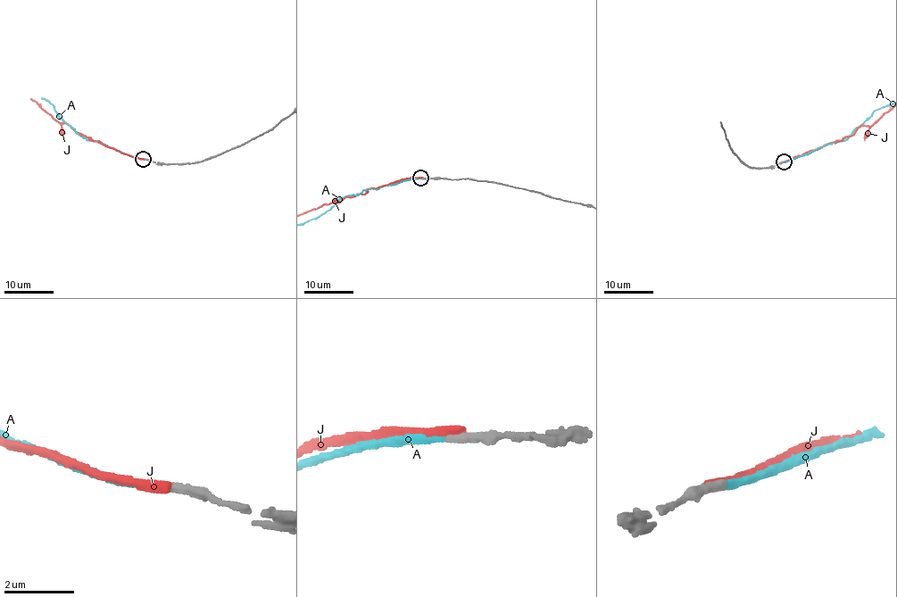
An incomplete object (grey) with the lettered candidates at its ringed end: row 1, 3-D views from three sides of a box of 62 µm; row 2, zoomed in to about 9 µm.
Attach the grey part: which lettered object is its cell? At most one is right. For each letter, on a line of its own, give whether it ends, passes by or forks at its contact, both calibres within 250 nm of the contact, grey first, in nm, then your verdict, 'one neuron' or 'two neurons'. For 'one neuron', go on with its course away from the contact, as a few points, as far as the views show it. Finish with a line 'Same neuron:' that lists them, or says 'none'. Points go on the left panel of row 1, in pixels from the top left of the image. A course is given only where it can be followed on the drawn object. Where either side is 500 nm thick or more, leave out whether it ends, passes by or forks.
A: it ends | 220/200 nm | one neuron
J: it ends | 260/320 nm | two neurons
Same neuron: A

